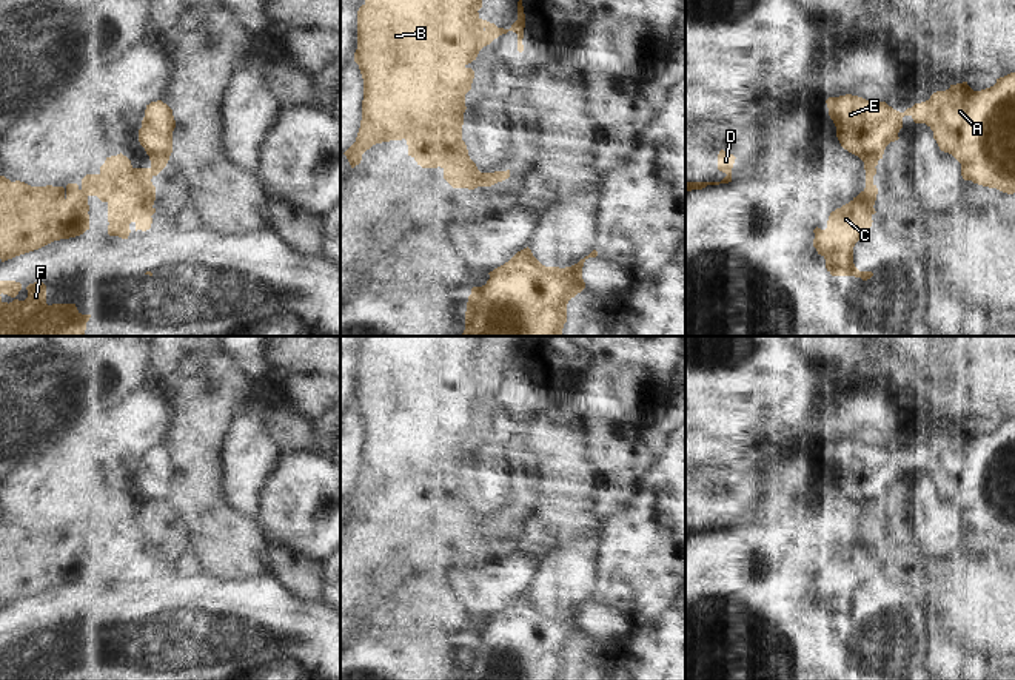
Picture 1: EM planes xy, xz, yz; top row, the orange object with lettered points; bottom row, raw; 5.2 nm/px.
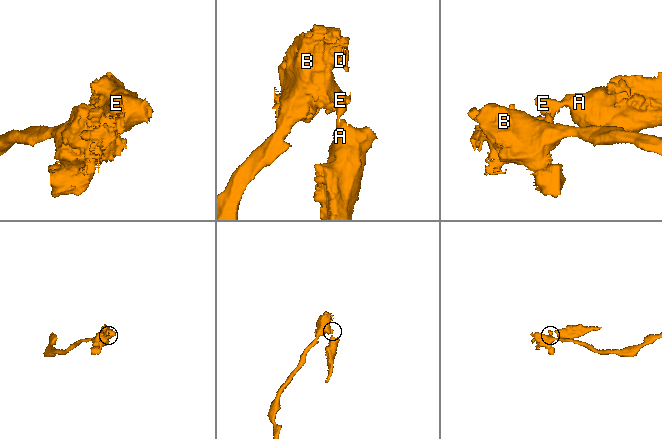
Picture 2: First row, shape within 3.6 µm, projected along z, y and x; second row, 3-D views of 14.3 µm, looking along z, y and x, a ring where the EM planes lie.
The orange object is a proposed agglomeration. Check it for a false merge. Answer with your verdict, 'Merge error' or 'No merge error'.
Merge error

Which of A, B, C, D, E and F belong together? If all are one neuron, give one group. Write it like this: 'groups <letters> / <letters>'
groups A E / B C D F

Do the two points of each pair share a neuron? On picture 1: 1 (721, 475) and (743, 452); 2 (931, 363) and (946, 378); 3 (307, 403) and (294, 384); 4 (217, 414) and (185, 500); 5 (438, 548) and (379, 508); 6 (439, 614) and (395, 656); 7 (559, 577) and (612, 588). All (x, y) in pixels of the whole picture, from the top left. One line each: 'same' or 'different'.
1: different
2: same
3: same
4: same
5: same
6: different
7: different

